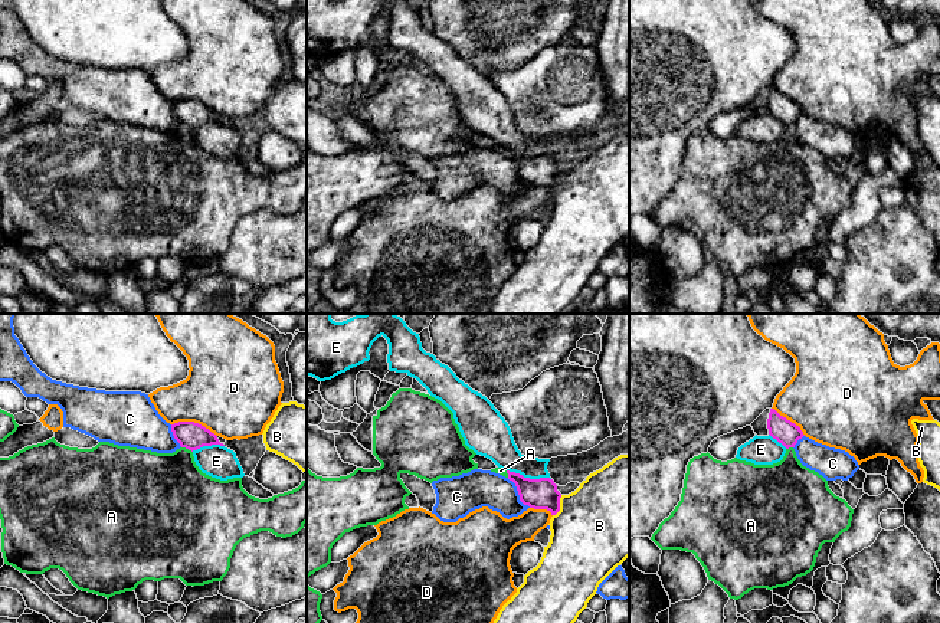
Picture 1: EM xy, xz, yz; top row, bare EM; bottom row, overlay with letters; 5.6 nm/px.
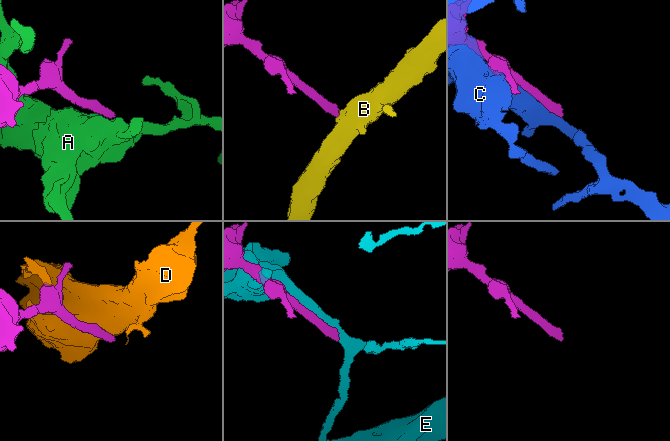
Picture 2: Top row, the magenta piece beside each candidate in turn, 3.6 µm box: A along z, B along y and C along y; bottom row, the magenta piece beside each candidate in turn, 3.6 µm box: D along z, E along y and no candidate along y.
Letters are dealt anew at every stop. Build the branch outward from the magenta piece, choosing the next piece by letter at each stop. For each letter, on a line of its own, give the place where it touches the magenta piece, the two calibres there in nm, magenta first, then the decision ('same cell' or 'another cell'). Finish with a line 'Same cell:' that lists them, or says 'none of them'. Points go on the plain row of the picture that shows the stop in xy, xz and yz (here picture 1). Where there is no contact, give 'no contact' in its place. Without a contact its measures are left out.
A: xy (187, 125) | 150/400 nm | another cell
B: xz (559, 183) | 180/480 nm | same cell
C: xz (518, 171) | 180/220 nm | another cell
D: xy (193, 99) | 150/460 nm | another cell
E: xz (529, 156) | 180/180 nm | another cell
Same cell: B

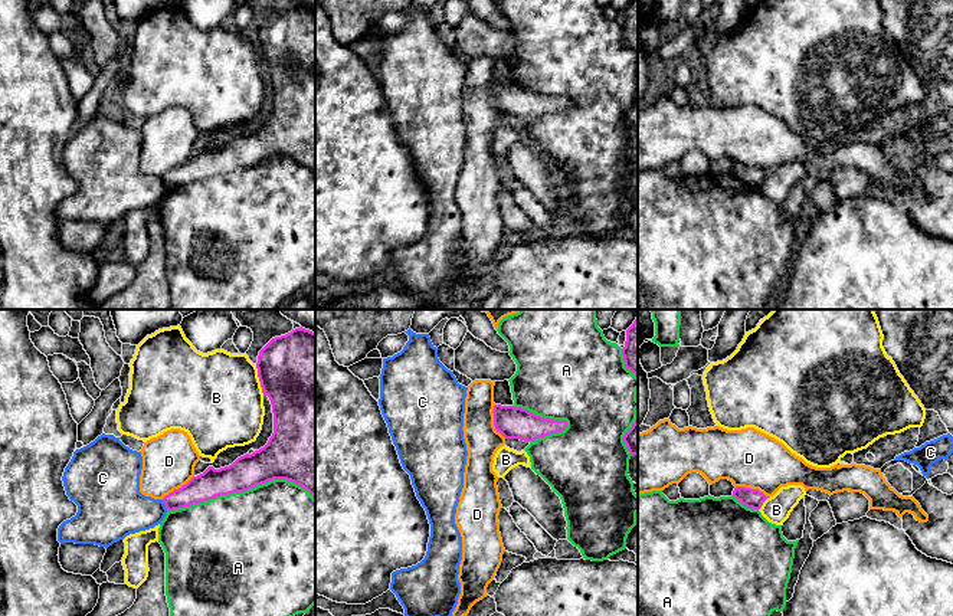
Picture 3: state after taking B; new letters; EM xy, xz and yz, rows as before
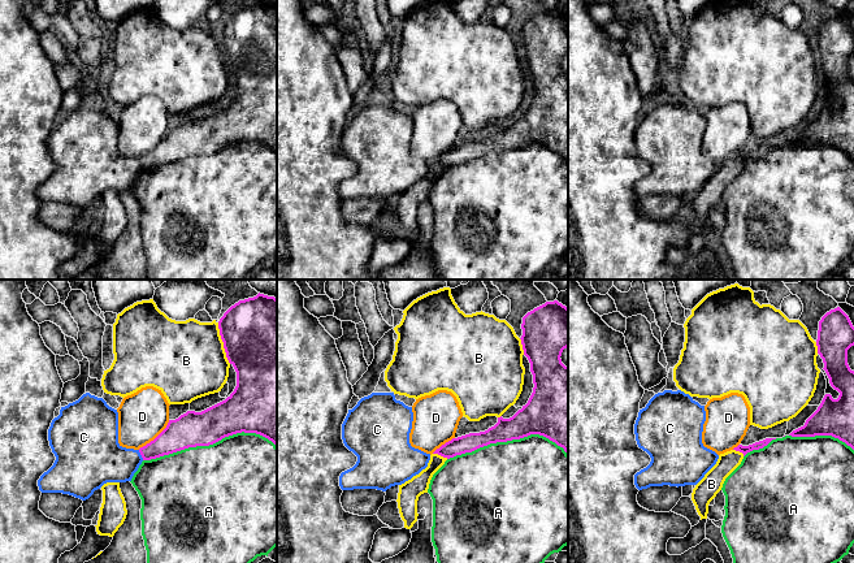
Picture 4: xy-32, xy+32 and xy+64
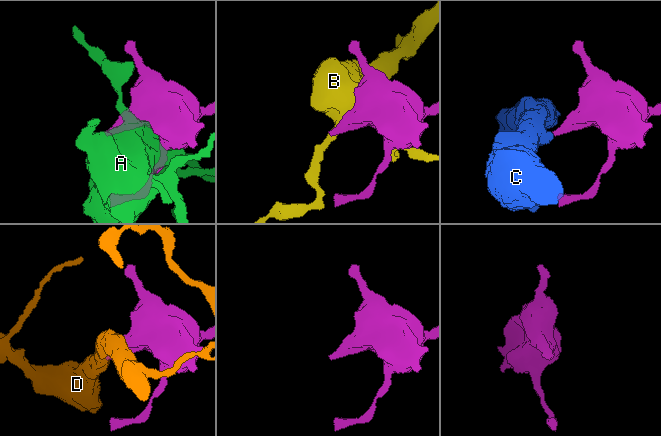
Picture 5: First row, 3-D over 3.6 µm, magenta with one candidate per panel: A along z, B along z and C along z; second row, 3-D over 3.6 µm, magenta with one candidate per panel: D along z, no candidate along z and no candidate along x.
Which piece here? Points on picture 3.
A: xy (241, 169) | 200/500 nm | another cell
B: xy (259, 58) | 480/500 nm | another cell
C: xy (164, 182) | 150/300 nm | another cell
D: xz (494, 100) | 180/190 nm | another cell
Same cell: none of them

